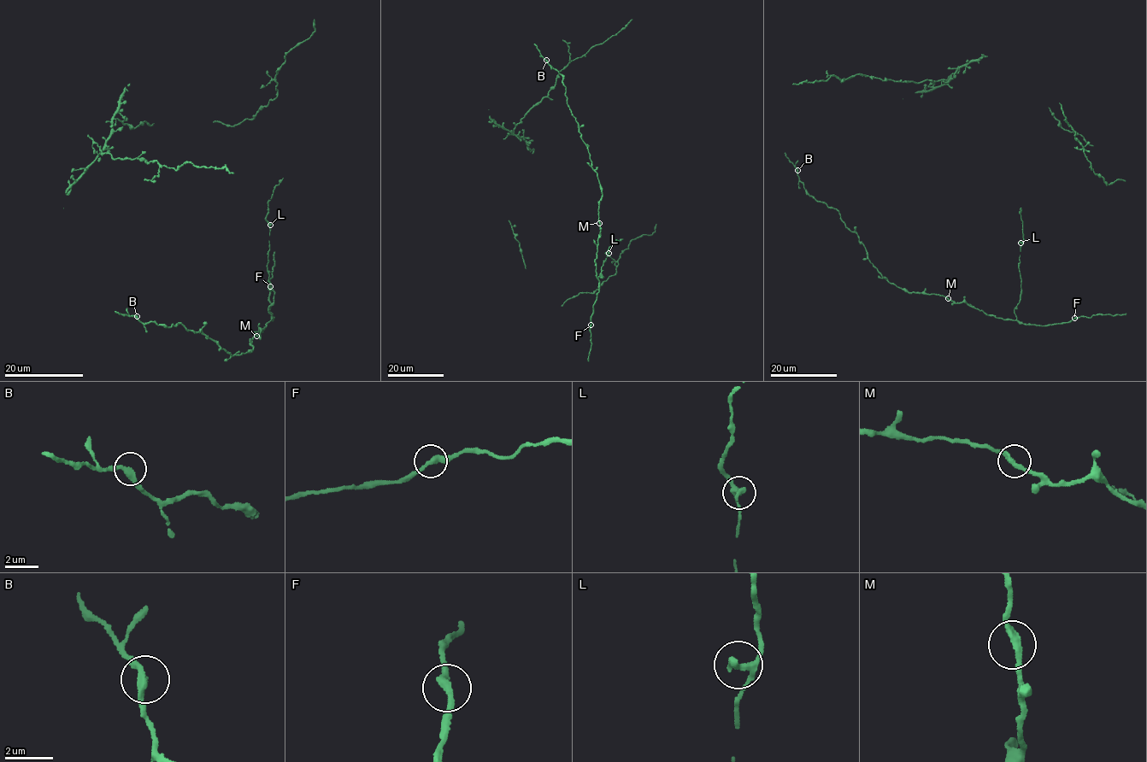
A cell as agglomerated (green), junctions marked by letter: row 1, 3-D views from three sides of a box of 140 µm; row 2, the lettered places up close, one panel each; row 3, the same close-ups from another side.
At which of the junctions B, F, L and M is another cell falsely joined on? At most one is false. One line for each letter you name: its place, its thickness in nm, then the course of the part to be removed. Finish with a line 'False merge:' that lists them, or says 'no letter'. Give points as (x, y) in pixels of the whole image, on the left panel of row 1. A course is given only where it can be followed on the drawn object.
False merge: no letter

